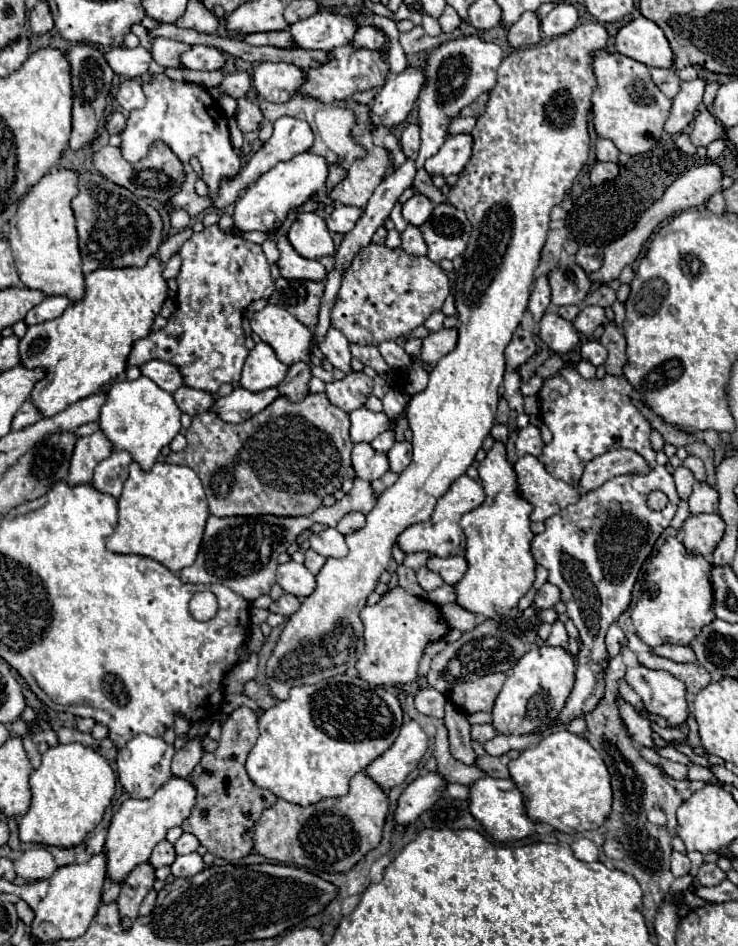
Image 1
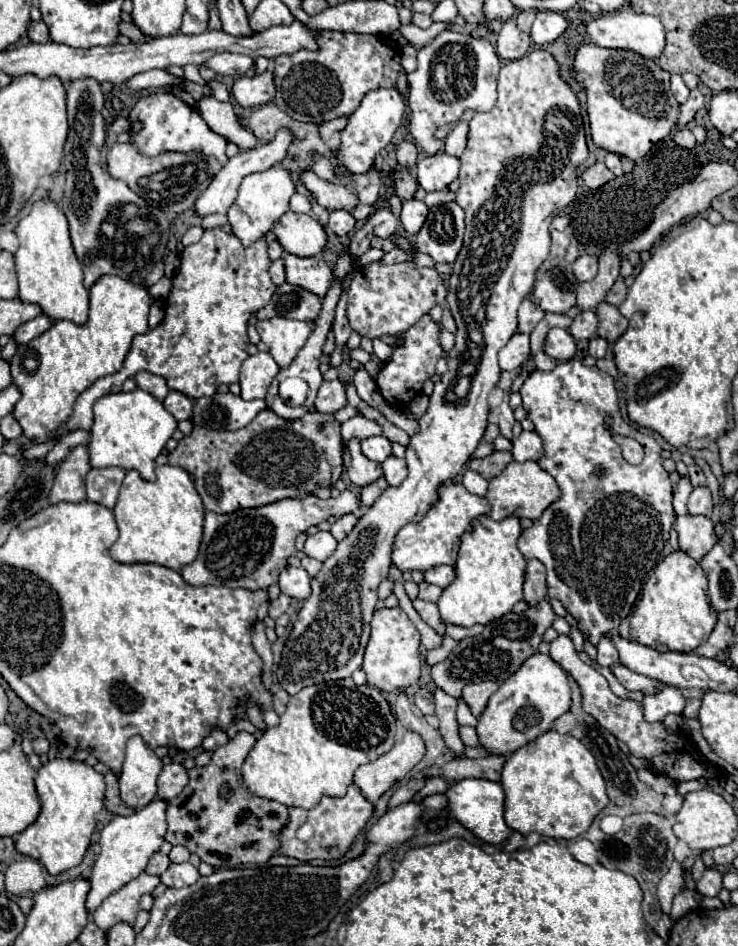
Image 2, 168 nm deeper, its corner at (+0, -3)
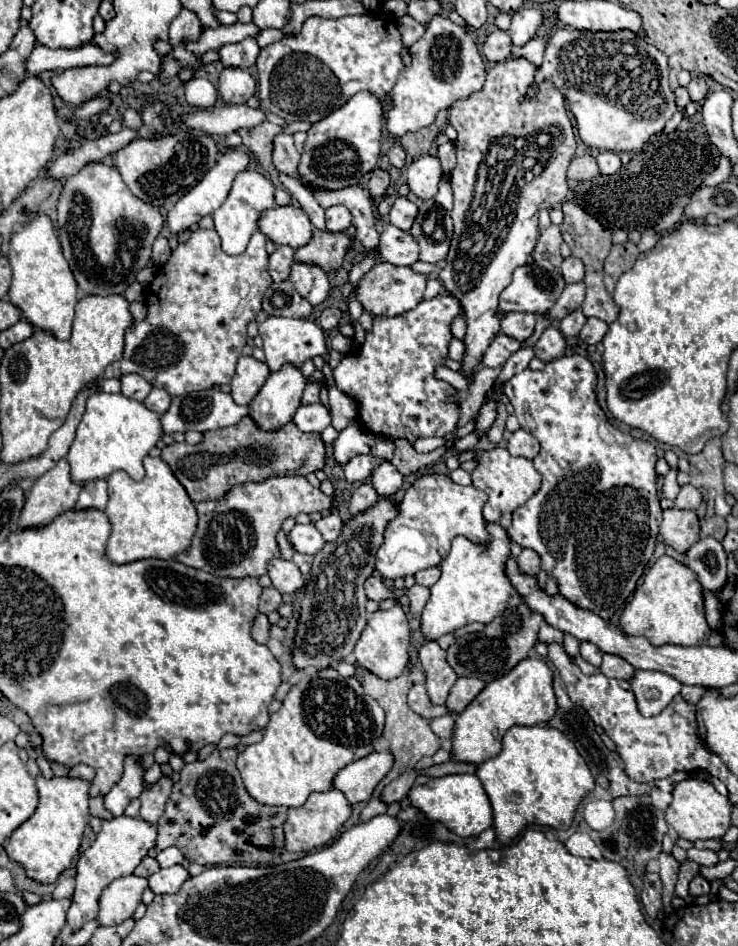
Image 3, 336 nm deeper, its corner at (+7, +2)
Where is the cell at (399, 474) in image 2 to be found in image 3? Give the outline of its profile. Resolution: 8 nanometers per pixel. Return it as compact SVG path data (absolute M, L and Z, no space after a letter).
M383 461L371 475L371 483L381 497L391 497L403 485L403 475L391 461Z

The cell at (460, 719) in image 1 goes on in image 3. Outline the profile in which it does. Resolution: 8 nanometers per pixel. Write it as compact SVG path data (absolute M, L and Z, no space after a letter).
M427 641L419 649L419 661L427 675L427 695L431 703L445 705L447 695L457 681L457 675L445 663L445 651L435 641Z

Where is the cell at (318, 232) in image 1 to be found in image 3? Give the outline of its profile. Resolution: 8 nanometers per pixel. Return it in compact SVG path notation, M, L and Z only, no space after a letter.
M287 205L263 211L259 217L259 231L277 245L289 245L297 249L311 241L315 227L303 209Z

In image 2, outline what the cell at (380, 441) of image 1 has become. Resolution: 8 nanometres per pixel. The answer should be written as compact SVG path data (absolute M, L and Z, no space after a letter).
M372 436L360 442L362 454L374 462L384 462L390 456L390 442L384 436Z

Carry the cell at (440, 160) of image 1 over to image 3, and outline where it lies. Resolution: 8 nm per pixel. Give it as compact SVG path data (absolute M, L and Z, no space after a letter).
M423 155L417 157L409 167L407 167L407 183L409 189L419 197L419 199L429 199L437 193L437 183L443 177L443 167L439 157L435 155Z

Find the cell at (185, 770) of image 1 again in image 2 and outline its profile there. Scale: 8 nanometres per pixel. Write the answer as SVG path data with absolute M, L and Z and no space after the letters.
M168 764L162 768L160 776L158 776L158 792L156 798L160 800L174 800L186 786L188 782L188 774L186 768L182 764Z

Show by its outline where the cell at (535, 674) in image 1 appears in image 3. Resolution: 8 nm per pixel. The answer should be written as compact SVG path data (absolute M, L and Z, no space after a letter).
M523 659L507 675L491 681L469 707L455 717L453 755L463 763L483 763L501 753L501 739L513 725L547 723L557 709L553 691L553 671L541 659Z

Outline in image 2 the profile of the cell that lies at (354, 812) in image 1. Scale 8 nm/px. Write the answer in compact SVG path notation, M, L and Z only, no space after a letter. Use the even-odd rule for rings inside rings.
M350 784L348 792L344 798L332 798L332 796L322 796L320 804L312 810L304 810L304 808L290 808L290 818L286 822L286 826L282 828L282 846L278 850L278 854L284 856L292 856L298 858L302 862L312 862L312 860L336 860L340 856L346 854L346 850L352 846L352 842L356 840L356 836L360 834L360 830L366 826L368 818L372 816L374 806L362 796L362 792L358 790L358 786ZM300 824L312 824L314 828L314 836L306 842L296 838L296 830L300 828Z

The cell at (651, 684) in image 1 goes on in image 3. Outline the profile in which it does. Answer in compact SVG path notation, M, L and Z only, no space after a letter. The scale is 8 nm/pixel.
M609 653L603 655L603 663L599 671L611 679L625 679L625 681L629 681L635 675L635 669L625 659L617 655L609 655Z

